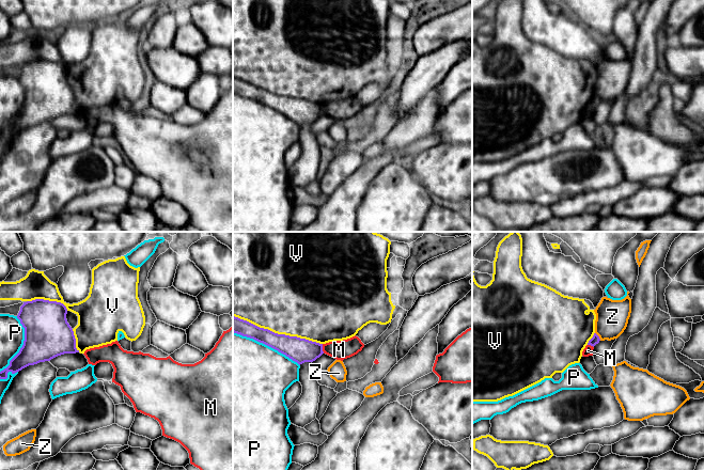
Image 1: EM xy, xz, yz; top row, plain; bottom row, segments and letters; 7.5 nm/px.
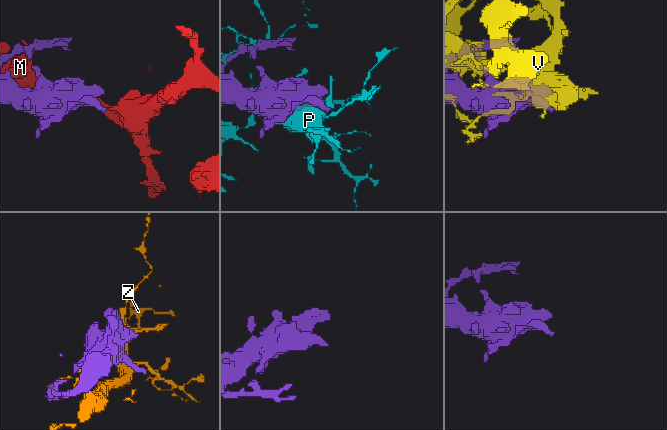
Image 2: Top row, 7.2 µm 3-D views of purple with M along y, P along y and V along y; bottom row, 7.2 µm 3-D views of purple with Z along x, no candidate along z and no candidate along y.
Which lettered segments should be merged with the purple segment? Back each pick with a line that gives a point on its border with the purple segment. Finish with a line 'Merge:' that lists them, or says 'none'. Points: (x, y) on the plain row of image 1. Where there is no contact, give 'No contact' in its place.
Merge: none

